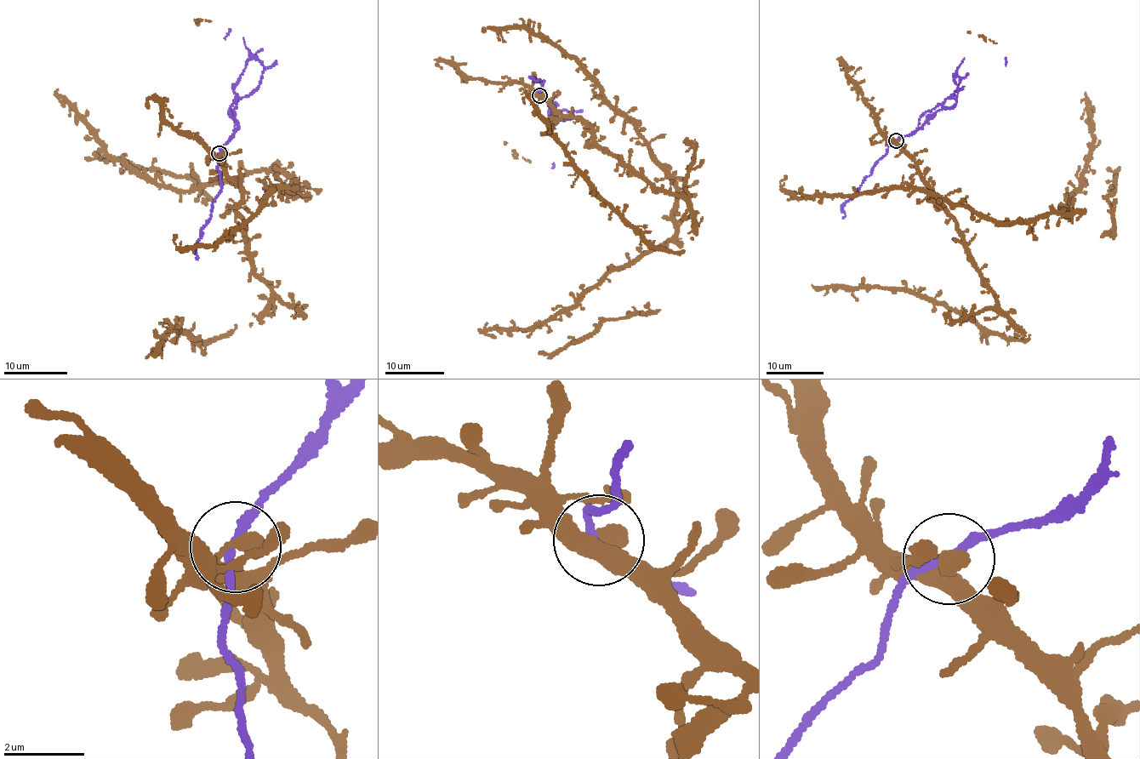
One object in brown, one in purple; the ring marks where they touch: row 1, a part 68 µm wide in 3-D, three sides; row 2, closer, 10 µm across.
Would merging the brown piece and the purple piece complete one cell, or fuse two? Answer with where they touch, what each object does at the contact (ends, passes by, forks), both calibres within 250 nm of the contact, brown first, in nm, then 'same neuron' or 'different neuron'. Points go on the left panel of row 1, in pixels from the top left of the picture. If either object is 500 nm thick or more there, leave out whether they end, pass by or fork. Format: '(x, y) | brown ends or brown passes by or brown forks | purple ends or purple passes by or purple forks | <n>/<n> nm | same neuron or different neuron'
(219, 153) | brown ends | purple passes by | 440/190 nm | different neuron

